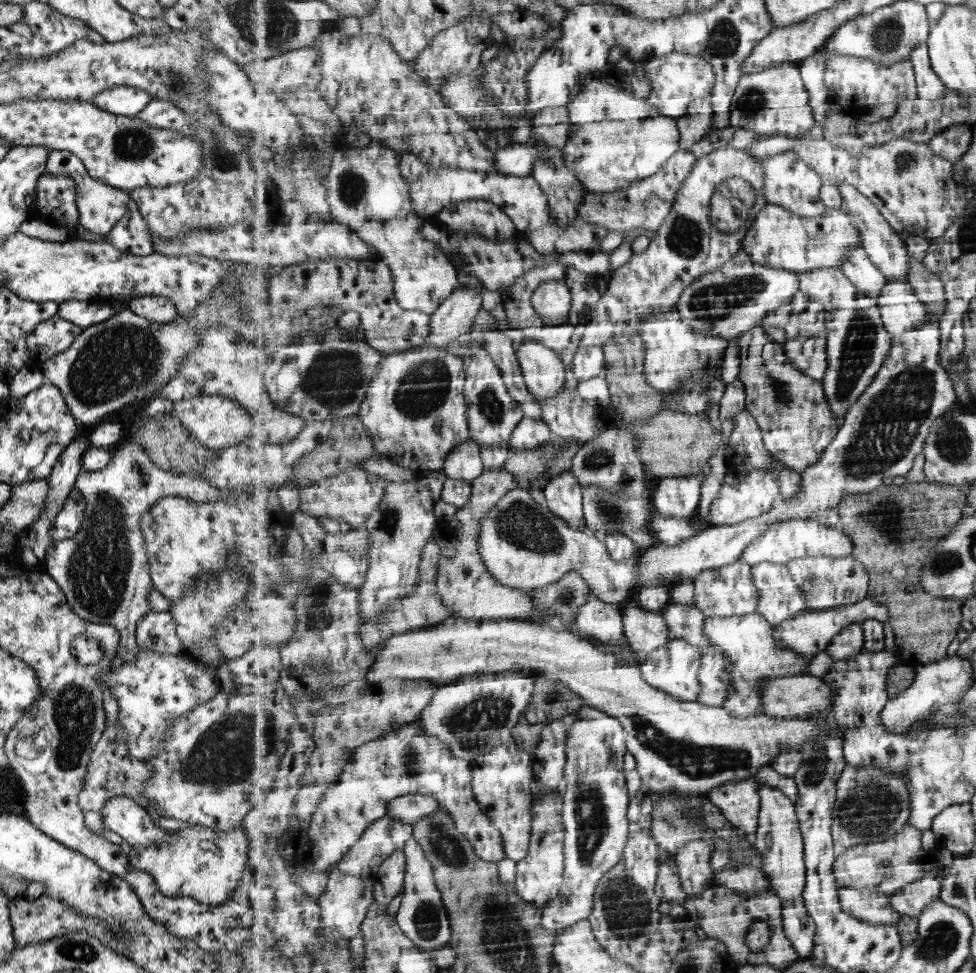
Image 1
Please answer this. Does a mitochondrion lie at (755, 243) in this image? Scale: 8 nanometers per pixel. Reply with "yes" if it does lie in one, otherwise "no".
no

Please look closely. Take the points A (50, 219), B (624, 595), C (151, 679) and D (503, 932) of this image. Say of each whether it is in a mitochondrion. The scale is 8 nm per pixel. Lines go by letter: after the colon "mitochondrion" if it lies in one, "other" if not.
A: other
B: other
C: other
D: mitochondrion

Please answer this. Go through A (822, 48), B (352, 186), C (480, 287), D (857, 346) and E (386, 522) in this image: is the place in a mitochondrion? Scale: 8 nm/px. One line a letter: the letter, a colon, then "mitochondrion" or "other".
A: other
B: mitochondrion
C: other
D: mitochondrion
E: mitochondrion

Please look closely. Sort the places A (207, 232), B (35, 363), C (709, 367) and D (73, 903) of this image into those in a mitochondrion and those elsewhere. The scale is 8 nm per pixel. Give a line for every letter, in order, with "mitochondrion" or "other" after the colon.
A: other
B: other
C: other
D: other

